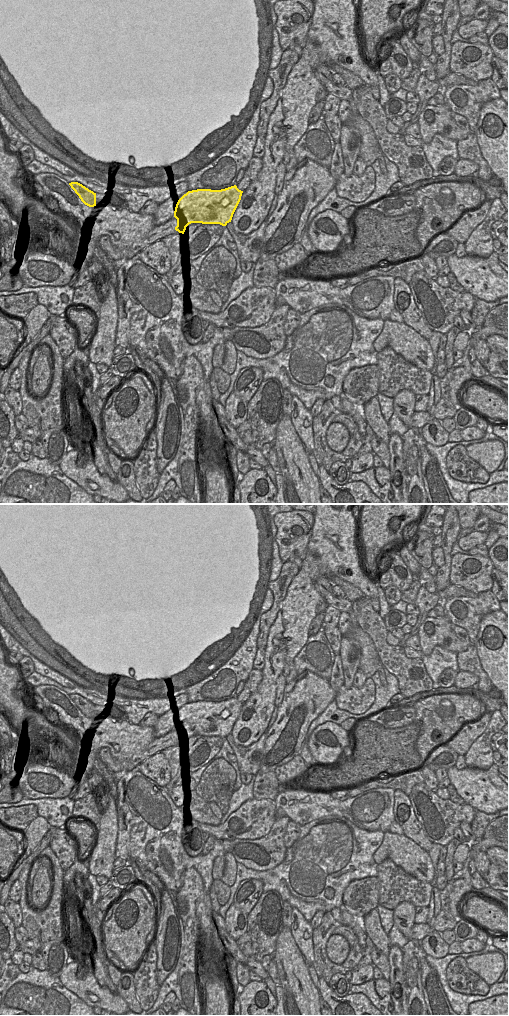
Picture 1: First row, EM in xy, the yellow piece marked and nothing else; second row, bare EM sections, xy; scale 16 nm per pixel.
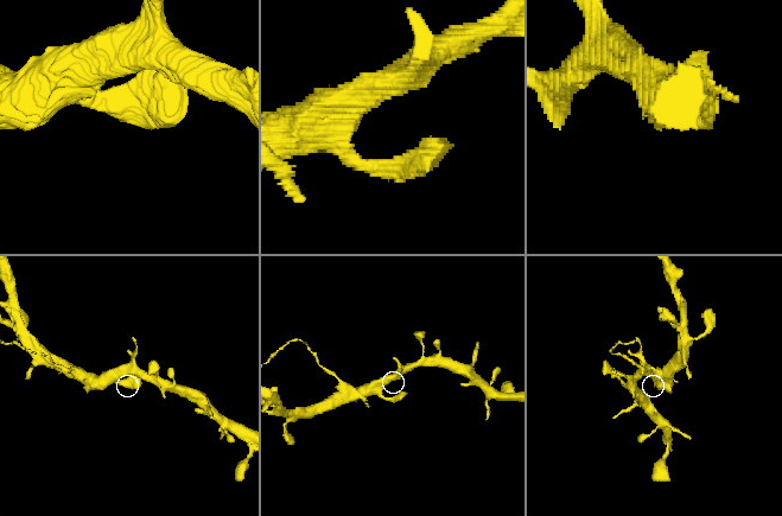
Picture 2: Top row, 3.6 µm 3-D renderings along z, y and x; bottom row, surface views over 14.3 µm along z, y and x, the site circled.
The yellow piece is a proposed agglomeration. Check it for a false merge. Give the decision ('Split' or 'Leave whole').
Split.

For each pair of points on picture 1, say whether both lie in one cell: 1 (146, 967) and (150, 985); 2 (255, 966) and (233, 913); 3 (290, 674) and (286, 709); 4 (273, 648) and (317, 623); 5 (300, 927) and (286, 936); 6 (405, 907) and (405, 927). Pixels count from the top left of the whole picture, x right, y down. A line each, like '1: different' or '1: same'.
1: same
2: different
3: different
4: different
5: different
6: same

